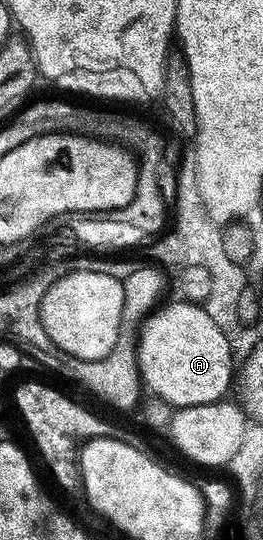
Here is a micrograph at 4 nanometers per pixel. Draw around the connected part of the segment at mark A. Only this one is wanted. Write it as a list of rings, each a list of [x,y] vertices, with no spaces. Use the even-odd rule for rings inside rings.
[[[181,303],[170,304],[167,308],[162,306],[151,312],[146,317],[136,345],[138,368],[145,387],[166,399],[175,409],[211,404],[223,399],[229,393],[226,392],[229,388],[231,391],[232,377],[236,372],[236,363],[230,353],[225,331],[209,316],[201,303]]]

